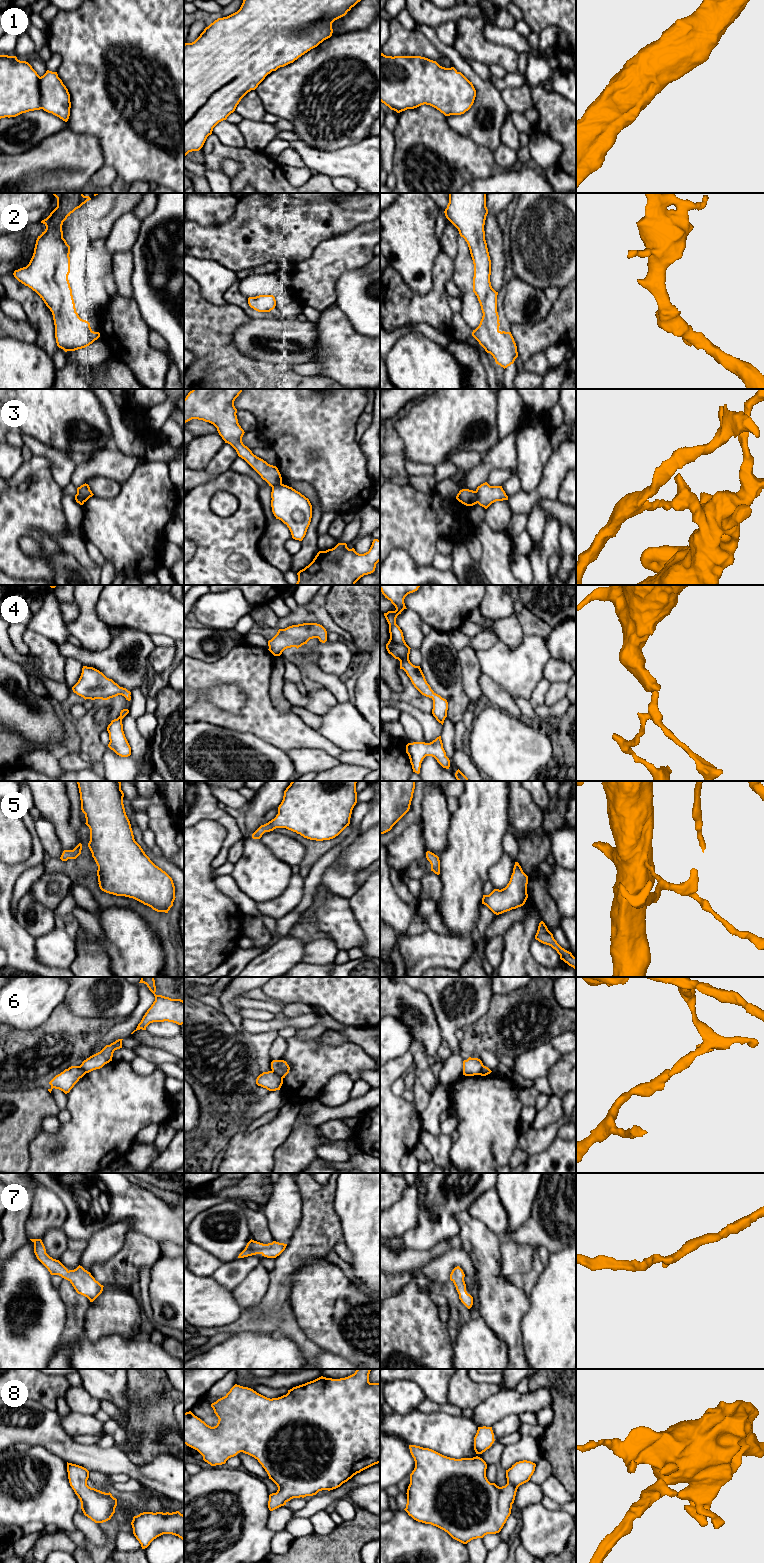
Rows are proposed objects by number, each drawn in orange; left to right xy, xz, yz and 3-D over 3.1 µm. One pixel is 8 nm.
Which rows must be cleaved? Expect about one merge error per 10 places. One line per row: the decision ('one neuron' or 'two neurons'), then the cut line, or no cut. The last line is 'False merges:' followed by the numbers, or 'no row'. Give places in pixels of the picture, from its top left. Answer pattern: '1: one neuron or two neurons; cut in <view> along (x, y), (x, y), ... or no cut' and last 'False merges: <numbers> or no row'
1: one neuron; no cut
2: one neuron; no cut
3: two neurons; cut in yz along (474, 491), (477, 502)
4: one neuron; no cut
5: one neuron; no cut
6: two neurons; cut in xz along (272, 1070), (282, 1079)
7: one neuron; no cut
8: one neuron; no cut
False merges: 3, 6

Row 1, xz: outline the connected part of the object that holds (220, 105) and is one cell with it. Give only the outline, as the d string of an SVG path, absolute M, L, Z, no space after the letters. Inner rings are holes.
M243 0L240 9L218 18L192 43L184 44L184 156L199 151L213 128L272 71L293 63L333 33L332 23L361 0Z

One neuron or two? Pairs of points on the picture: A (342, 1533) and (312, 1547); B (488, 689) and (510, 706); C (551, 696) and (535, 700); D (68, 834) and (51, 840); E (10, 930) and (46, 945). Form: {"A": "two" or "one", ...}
{"A": "one", "B": "one", "C": "two", "D": "two", "E": "two"}

